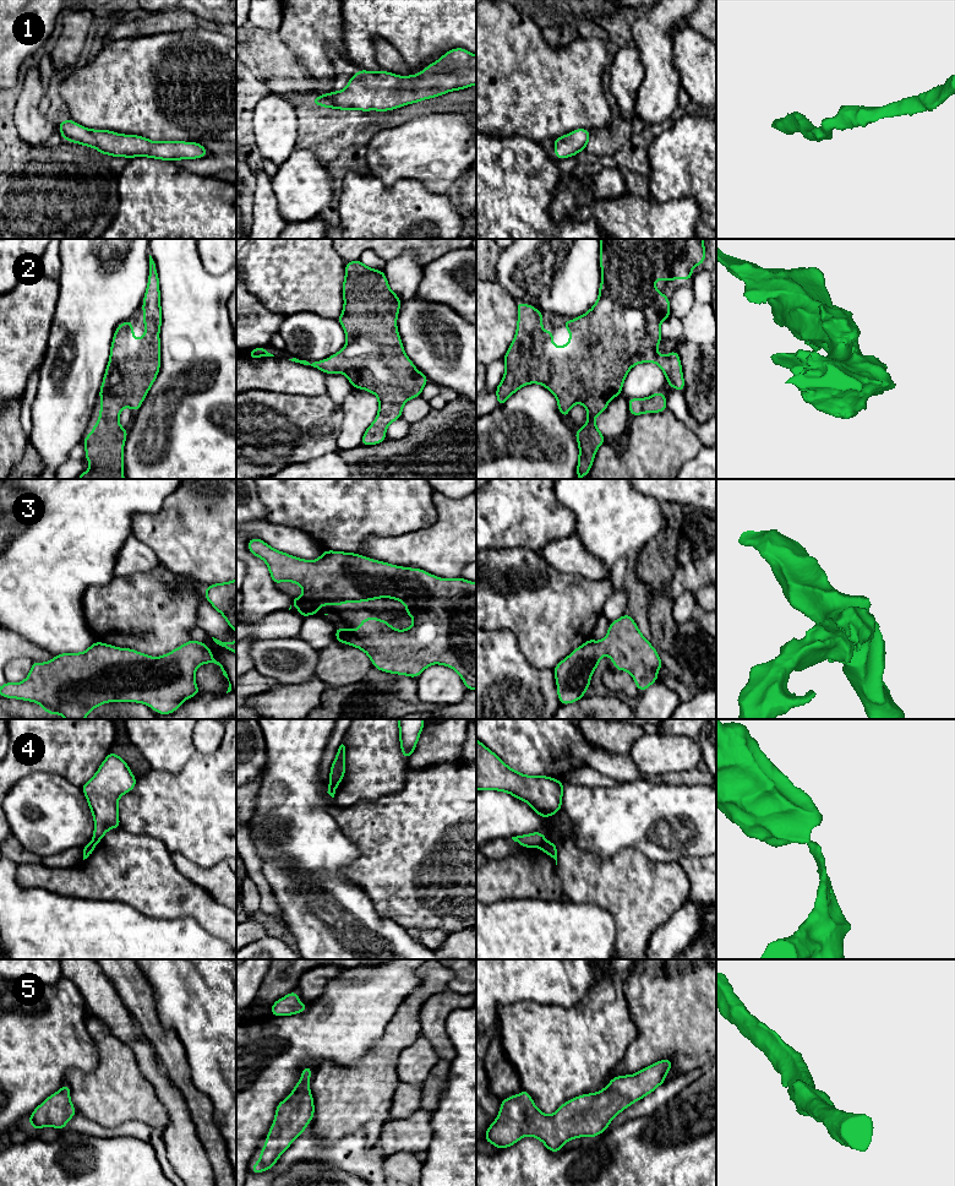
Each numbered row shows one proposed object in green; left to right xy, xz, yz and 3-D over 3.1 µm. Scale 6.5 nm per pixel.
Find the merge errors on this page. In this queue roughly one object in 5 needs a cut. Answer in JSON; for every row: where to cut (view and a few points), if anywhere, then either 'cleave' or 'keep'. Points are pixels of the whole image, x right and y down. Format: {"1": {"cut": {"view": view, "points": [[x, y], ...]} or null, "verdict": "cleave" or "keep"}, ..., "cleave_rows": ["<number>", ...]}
{"1": {"cut": null, "verdict": "keep"}, "2": {"cut": null, "verdict": "keep"}, "3": {"cut": null, "verdict": "keep"}, "4": {"cut": {"view": "xz", "points": [[329, 782], [336, 787]]}, "verdict": "cleave"}, "5": {"cut": null, "verdict": "keep"}, "cleave_rows": ["4"]}

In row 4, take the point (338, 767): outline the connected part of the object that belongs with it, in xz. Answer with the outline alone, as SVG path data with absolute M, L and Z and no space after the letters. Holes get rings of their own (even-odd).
M342 744L331 767L329 783L338 785L345 774L345 746Z

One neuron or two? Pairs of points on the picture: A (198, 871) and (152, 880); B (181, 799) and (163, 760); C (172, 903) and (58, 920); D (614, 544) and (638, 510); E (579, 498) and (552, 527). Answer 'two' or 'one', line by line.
A: two
B: two
C: two
D: one
E: two

